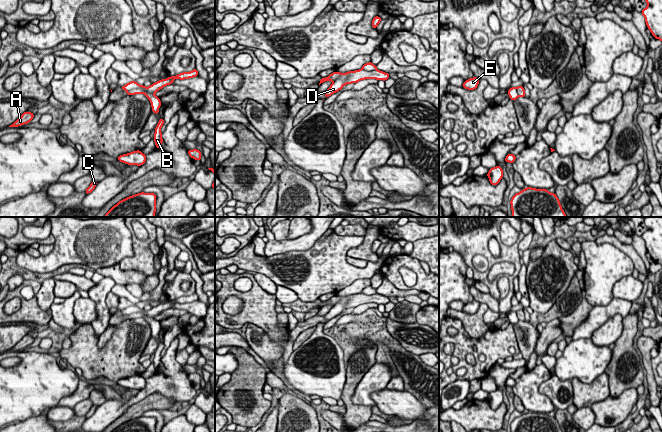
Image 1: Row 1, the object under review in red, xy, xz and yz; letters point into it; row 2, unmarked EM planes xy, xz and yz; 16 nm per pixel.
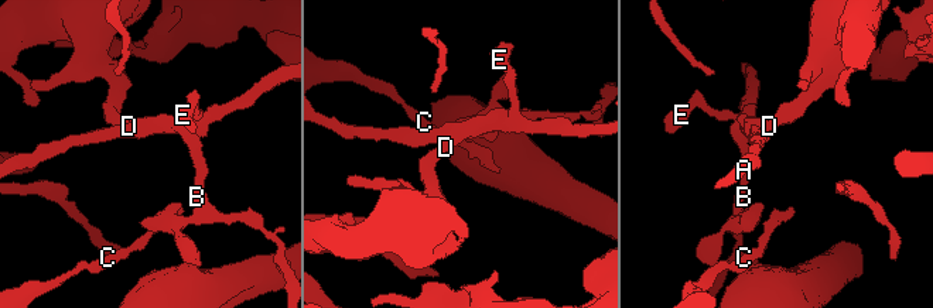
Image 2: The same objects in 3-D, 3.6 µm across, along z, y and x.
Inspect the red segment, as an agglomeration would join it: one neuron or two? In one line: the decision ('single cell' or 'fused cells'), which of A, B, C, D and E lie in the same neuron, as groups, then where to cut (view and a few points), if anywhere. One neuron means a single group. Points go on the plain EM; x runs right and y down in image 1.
fused cells; groups A C E / B D; cut xy (127, 315), (142, 313), (154, 318)

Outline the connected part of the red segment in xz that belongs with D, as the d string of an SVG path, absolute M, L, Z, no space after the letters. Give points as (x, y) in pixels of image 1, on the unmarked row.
M353 295L341 297L340 301L336 305L334 305L330 309L330 311L324 316L326 322L341 314L343 310L346 309L346 305L349 303L349 300L352 296Z

